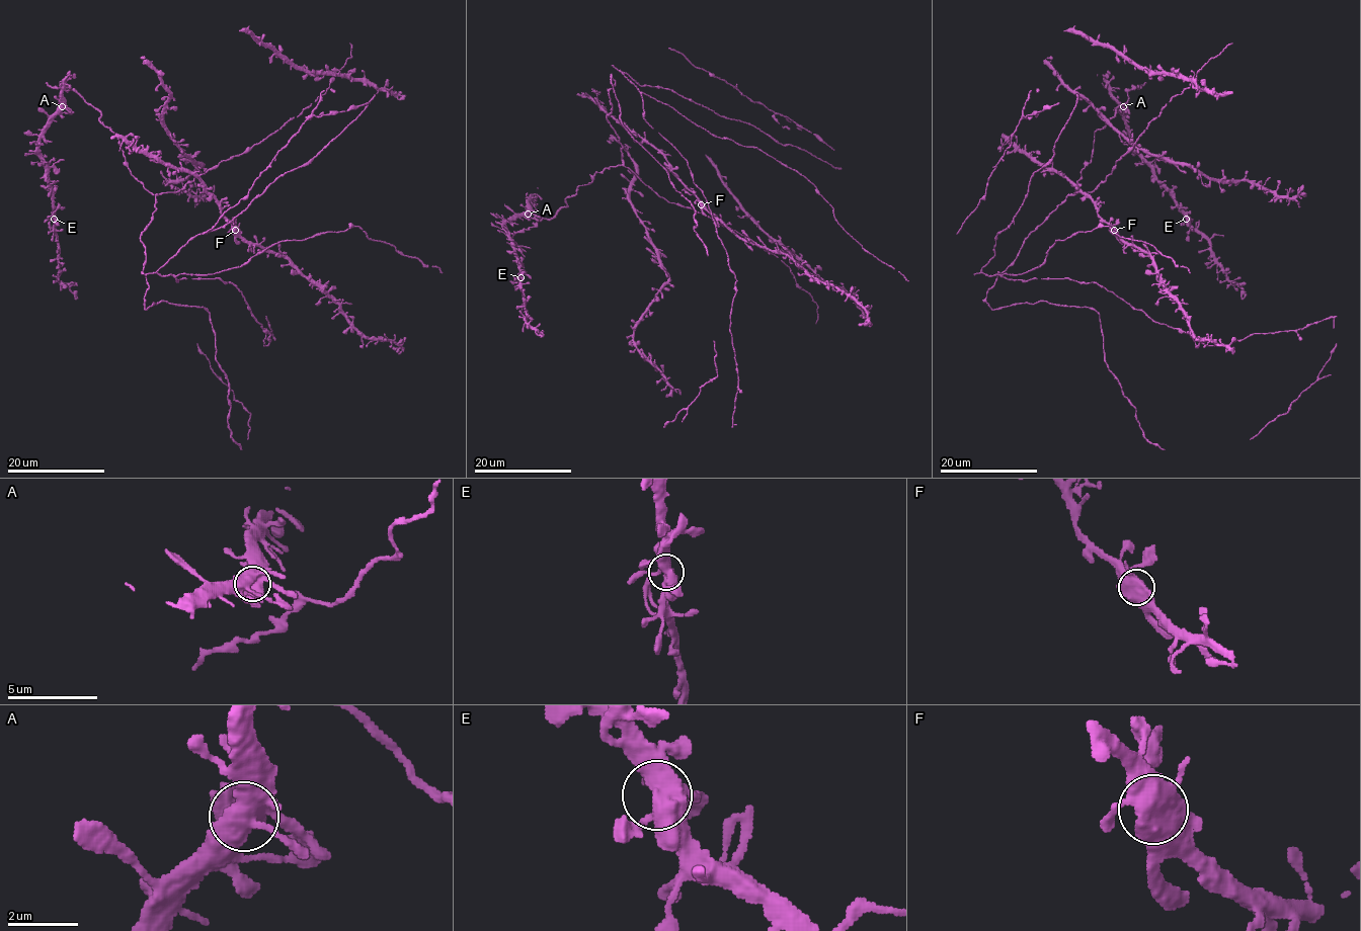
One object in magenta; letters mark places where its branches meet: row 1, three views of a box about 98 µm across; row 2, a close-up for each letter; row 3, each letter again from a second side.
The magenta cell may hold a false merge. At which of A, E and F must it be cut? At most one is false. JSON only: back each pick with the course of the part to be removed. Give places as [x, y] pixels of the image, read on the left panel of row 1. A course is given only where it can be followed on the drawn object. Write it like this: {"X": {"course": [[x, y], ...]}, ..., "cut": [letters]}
{"cut": []}

